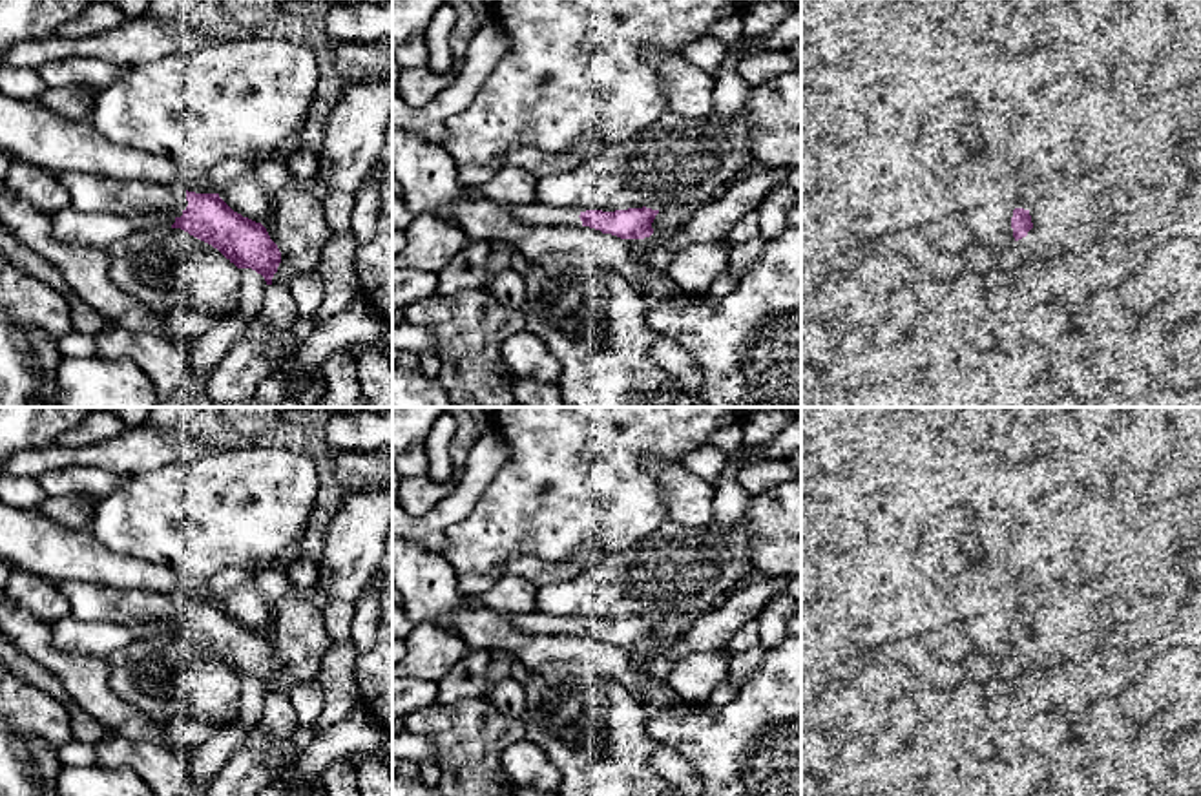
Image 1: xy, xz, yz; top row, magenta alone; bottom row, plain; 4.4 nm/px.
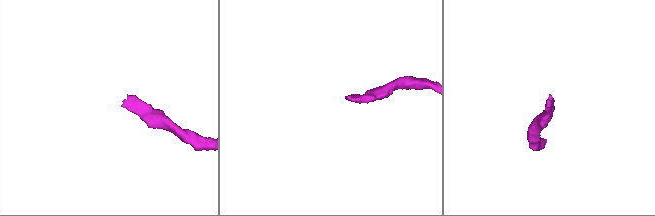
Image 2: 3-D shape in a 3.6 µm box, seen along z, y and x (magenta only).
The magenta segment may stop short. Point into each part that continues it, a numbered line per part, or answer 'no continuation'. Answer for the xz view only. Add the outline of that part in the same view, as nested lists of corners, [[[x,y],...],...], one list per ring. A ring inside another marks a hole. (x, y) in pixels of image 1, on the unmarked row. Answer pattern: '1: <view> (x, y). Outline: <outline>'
1: xz (537, 623). Outline: [[[515,613],[511,615],[513,626],[526,635],[582,635],[580,623],[588,617],[557,617],[553,613]]]

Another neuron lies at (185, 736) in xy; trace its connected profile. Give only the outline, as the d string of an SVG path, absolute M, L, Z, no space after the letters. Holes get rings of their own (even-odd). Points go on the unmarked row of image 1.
M192 719L166 721L161 723L161 728L164 730L170 747L186 758L201 745L204 745L217 730L214 725Z

